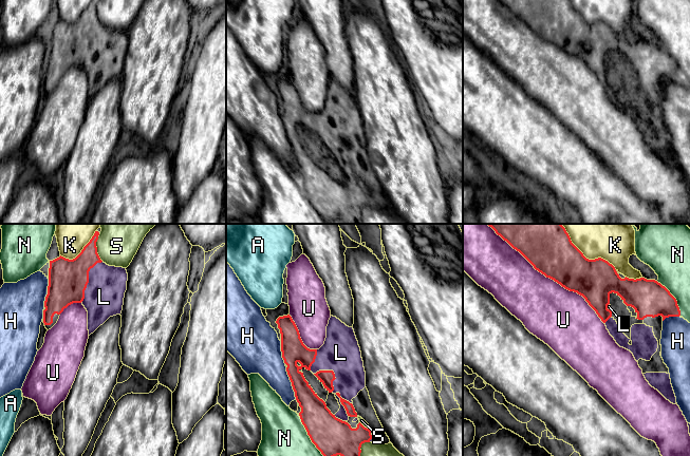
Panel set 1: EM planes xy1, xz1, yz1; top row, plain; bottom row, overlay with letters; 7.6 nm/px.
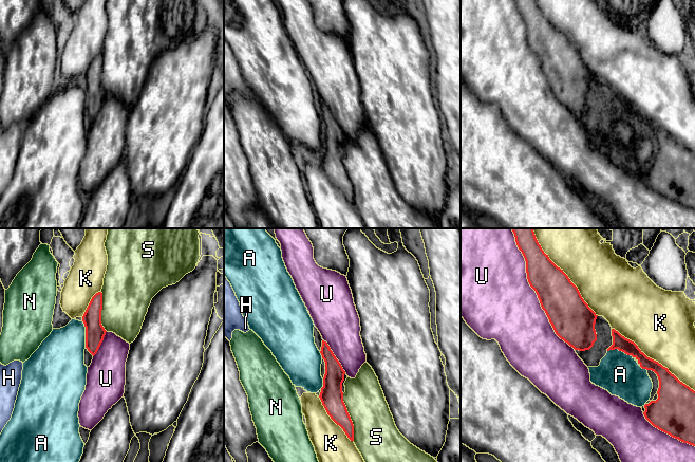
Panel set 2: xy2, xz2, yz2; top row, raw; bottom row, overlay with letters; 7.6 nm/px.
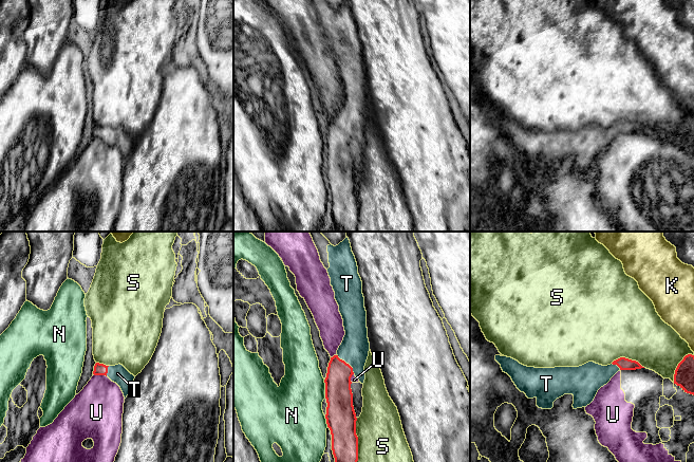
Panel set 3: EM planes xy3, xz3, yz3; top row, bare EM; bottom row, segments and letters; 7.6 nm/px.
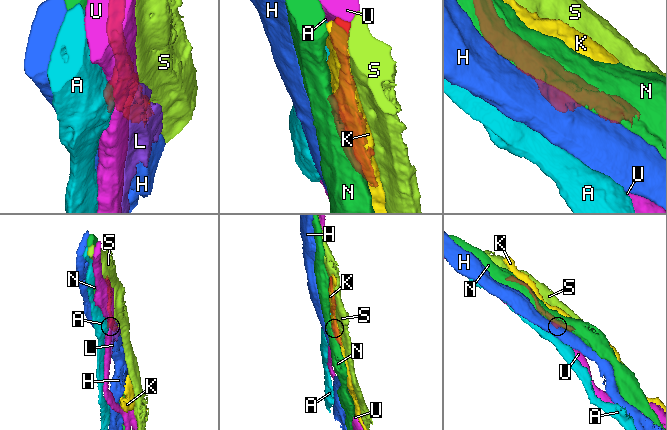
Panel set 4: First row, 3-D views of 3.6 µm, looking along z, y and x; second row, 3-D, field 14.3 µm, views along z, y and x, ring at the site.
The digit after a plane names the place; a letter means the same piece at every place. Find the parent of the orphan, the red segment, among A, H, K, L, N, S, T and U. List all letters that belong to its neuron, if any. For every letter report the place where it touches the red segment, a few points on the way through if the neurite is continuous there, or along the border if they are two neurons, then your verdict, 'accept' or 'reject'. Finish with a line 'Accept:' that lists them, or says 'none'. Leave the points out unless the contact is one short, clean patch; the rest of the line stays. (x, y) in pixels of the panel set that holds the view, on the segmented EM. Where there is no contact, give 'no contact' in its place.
A: contact xy2 (86, 334); reject
H: contact xz1 (292, 383); reject
K: contact yz2 (563, 272); reject
L: contact xy1 (88, 280); accept
N: contact xz1 (309, 435); reject
S: contact xz2 (350, 417); reject
T: contact xz3 (345, 363); way xz3 (338, 393), (338, 375), (345, 363), (352, 356), (354, 350); accept
U: contact yz1 (547, 277); reject
Accept: L, T

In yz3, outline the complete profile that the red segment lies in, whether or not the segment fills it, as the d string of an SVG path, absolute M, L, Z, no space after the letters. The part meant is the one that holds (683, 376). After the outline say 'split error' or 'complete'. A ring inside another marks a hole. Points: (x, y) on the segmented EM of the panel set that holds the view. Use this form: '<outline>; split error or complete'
M686 355L678 364L674 374L674 384L684 392L694 395L694 355Z; complete

